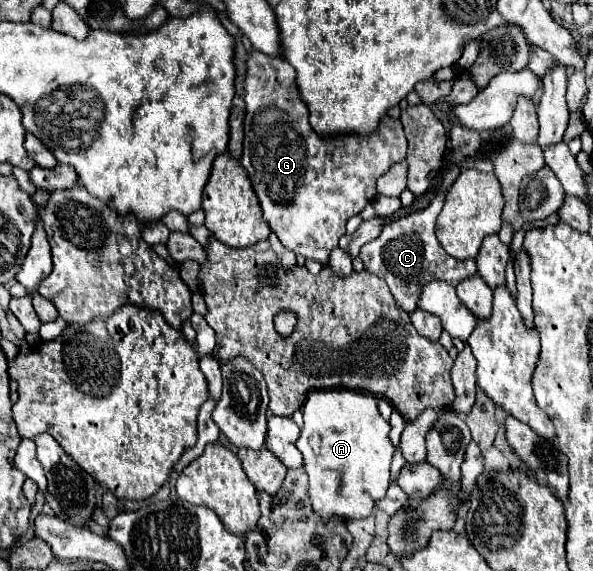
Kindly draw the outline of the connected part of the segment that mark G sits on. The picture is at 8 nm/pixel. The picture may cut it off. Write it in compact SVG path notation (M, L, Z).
M253 48L247 56L247 74L245 74L245 80L243 80L243 88L245 88L245 120L243 120L243 126L245 126L245 140L243 140L243 158L241 158L241 164L243 168L247 170L249 174L249 180L253 184L253 190L259 198L259 204L263 208L263 218L265 222L269 224L271 232L277 234L279 242L291 250L295 256L303 256L305 260L317 260L321 264L327 264L329 262L329 256L331 256L331 250L337 248L339 244L339 238L345 234L345 224L351 216L359 214L365 206L371 204L371 198L377 196L377 178L383 176L393 164L401 162L407 154L407 138L403 134L403 126L399 120L393 120L391 116L383 118L383 122L379 124L379 132L375 132L371 138L319 138L313 130L311 130L311 124L307 120L307 108L303 106L303 102L299 102L299 98L295 98L295 70L291 66L287 66L287 62L279 60L279 58L273 58L273 56L267 56L263 52L259 52L257 48Z

